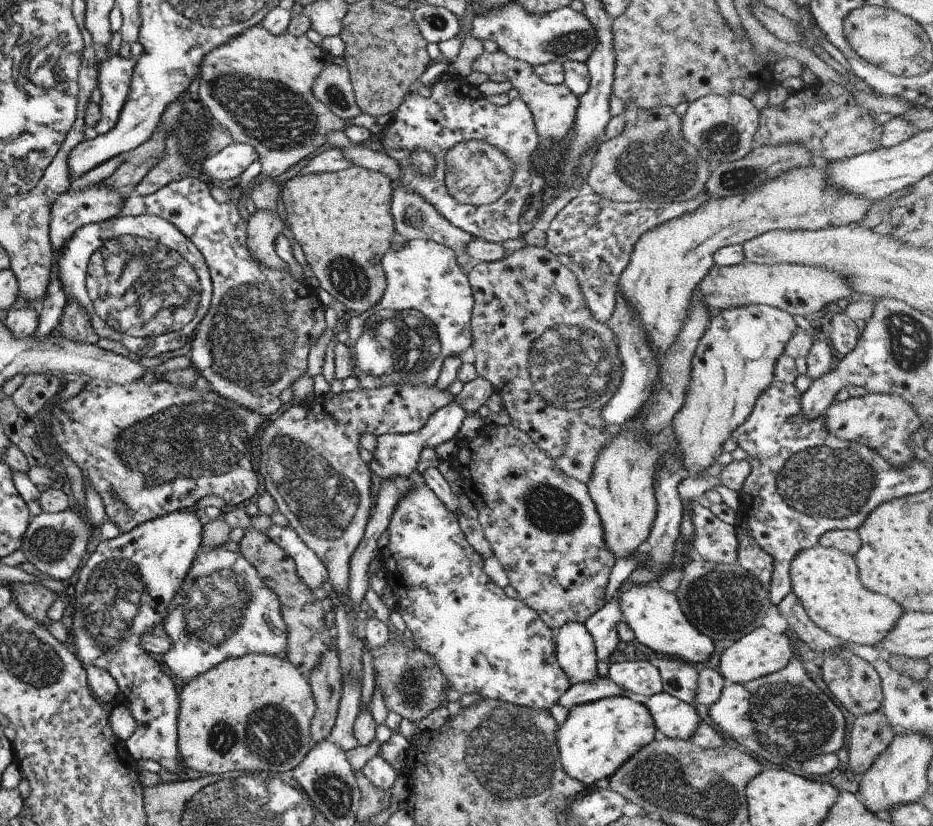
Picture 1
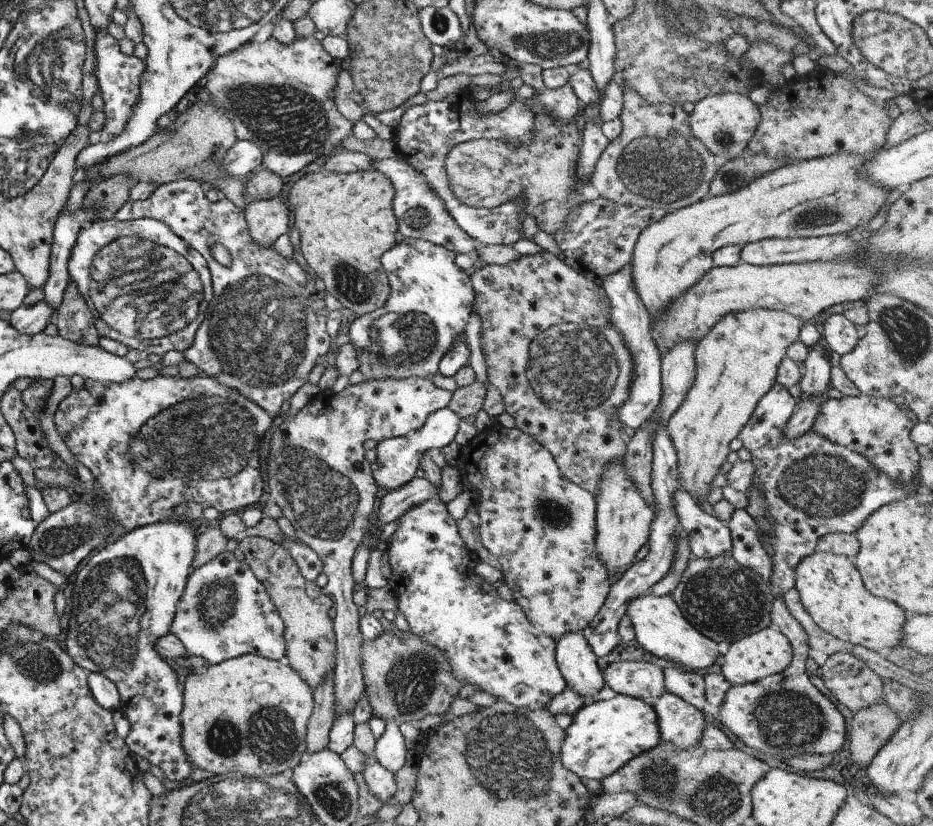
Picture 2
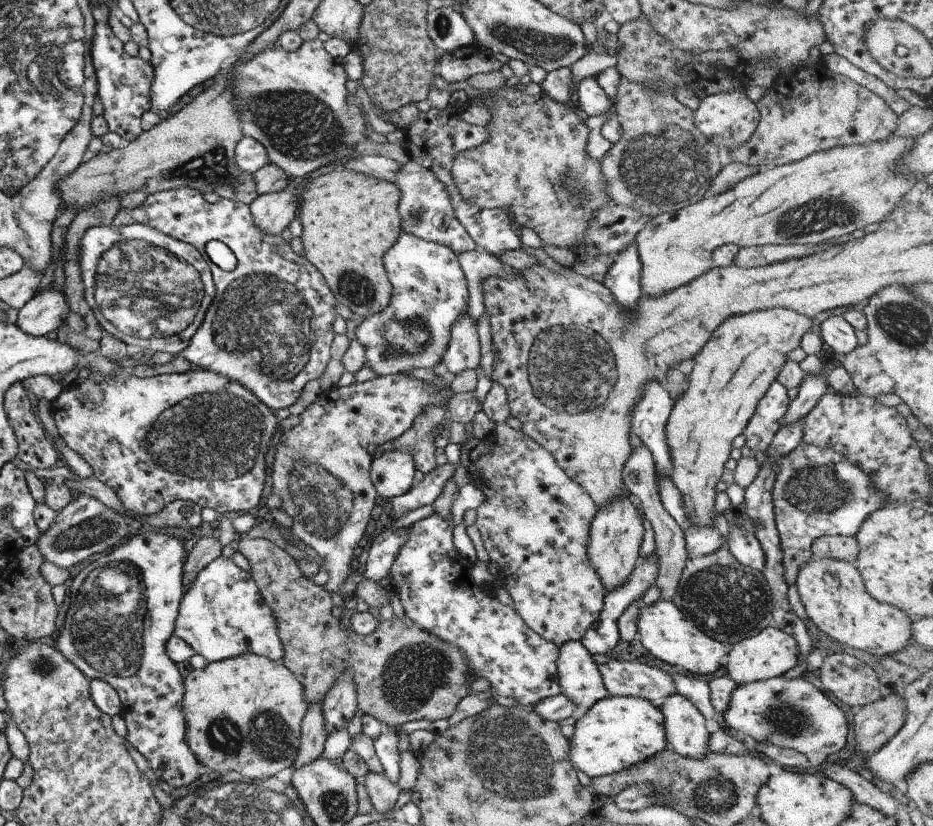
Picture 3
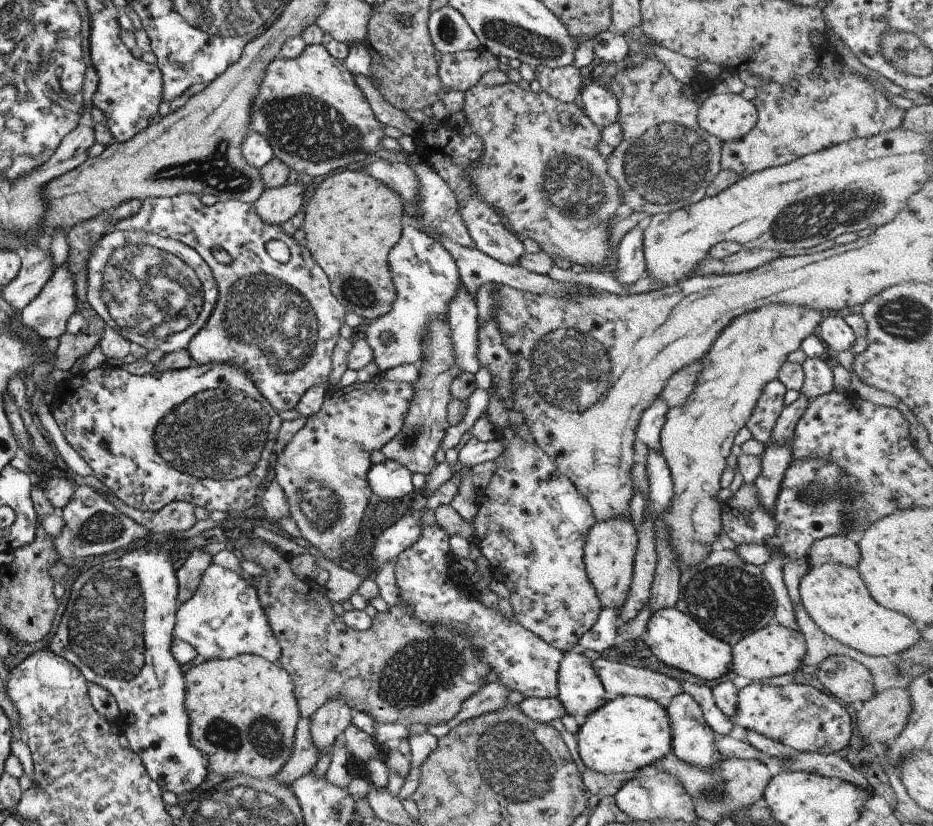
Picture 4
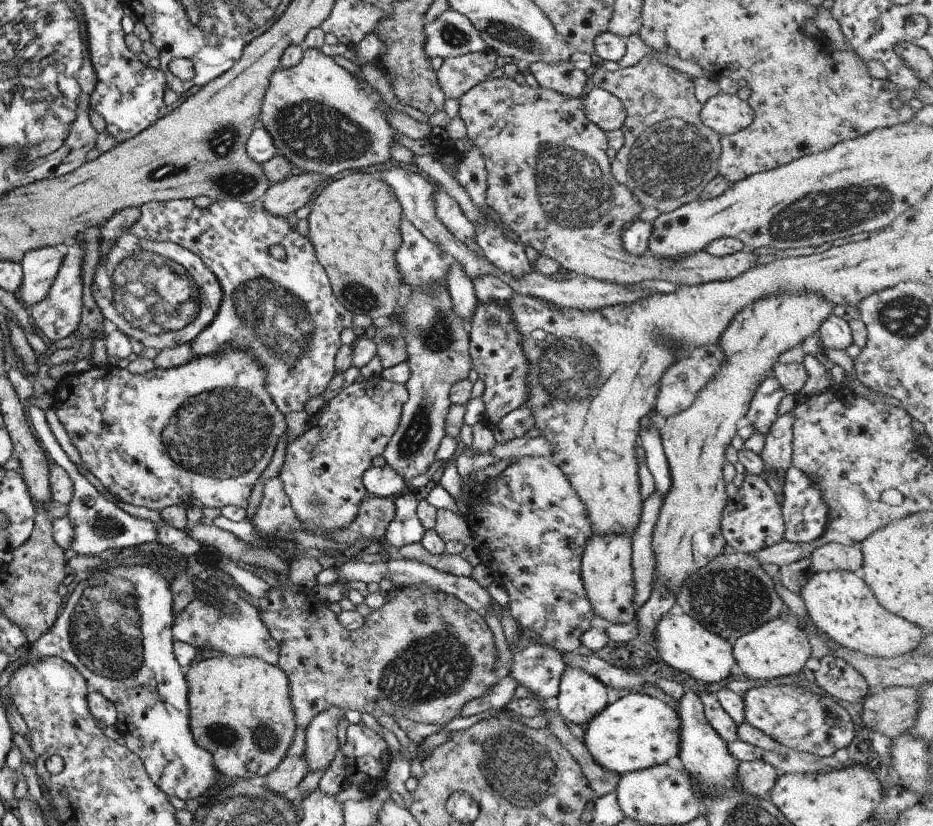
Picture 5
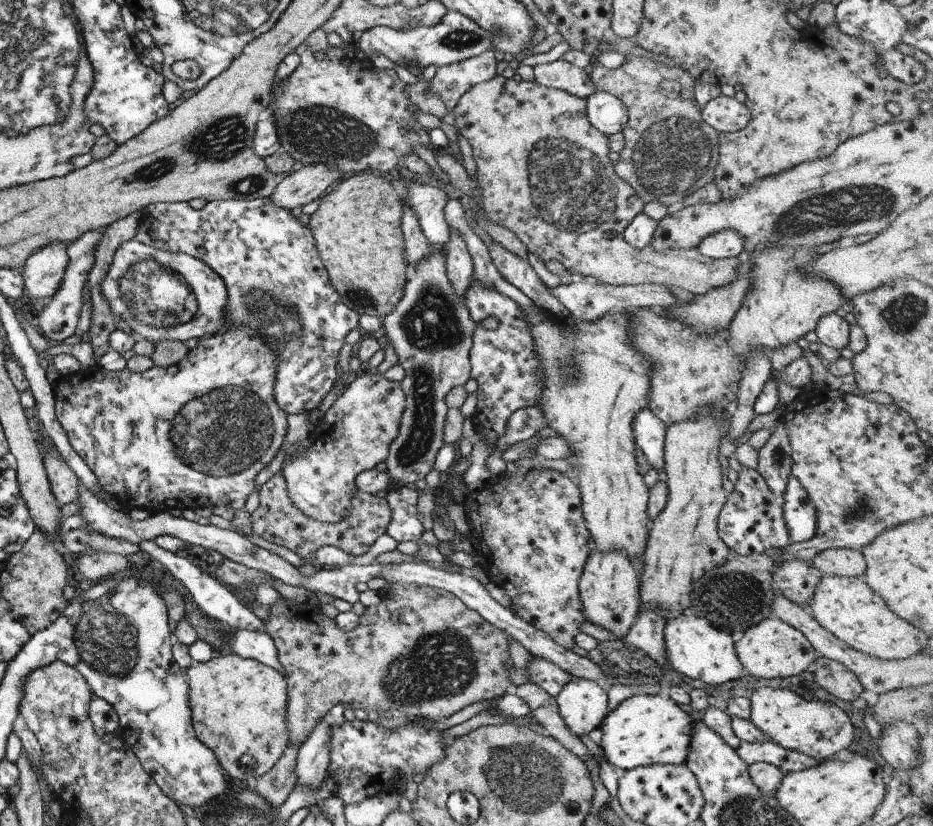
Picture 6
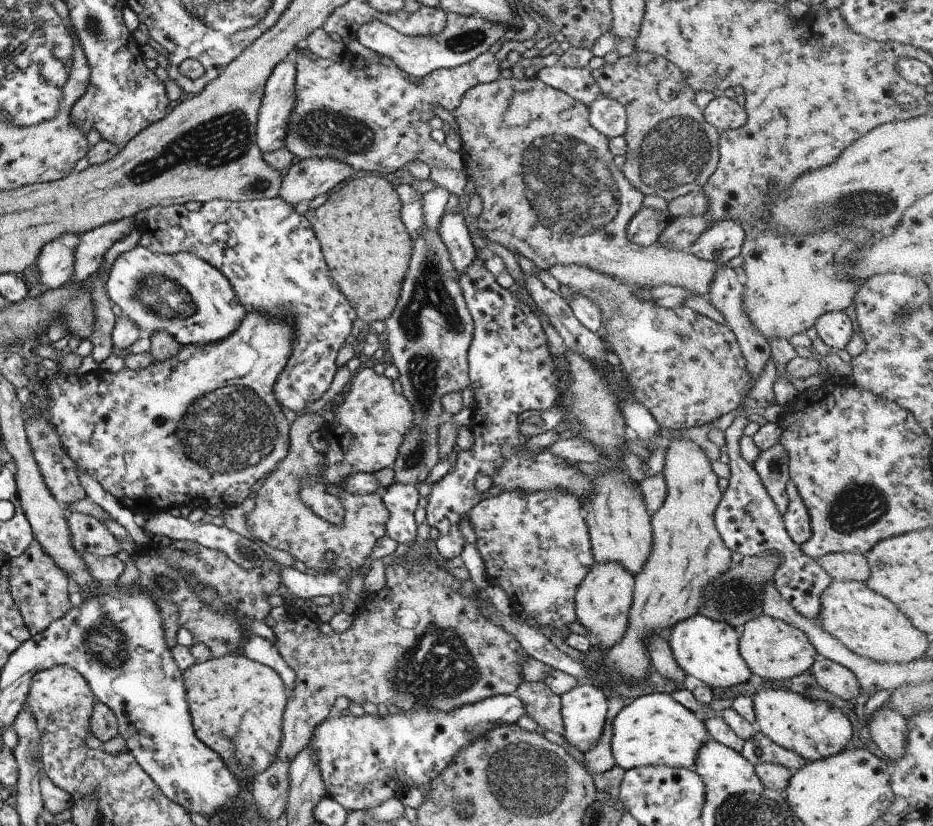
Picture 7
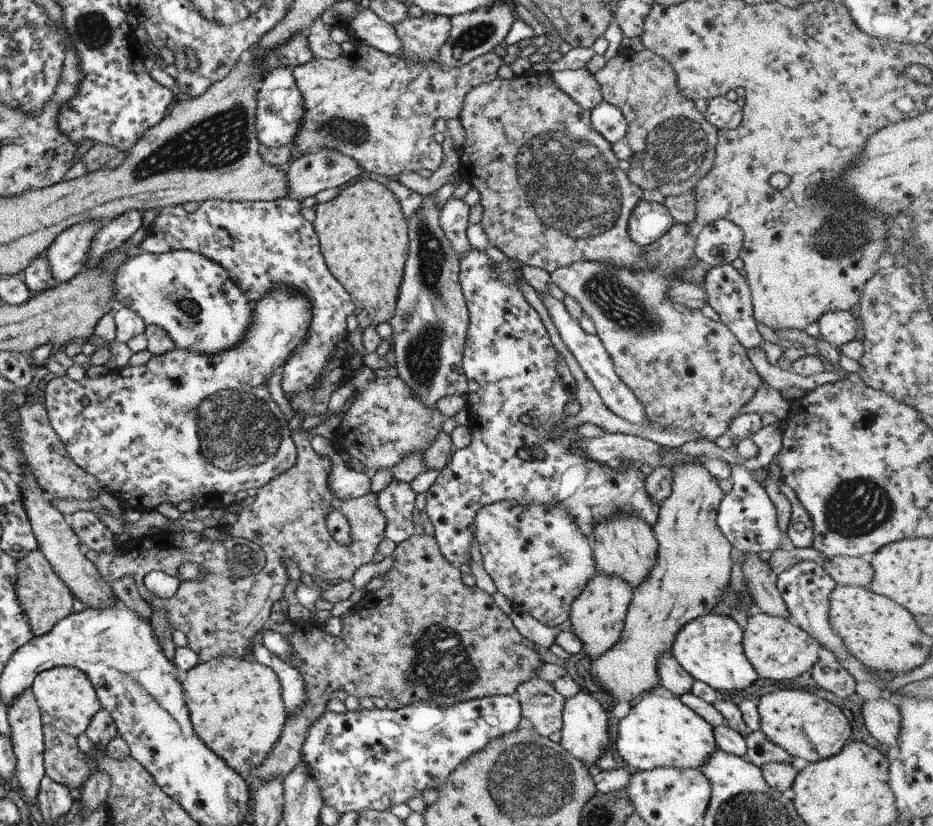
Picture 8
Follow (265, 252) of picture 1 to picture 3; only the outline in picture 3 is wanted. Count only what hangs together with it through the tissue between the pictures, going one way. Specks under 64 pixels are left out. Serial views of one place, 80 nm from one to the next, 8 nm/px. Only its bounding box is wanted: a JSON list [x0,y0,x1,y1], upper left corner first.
[249,190,299,234]

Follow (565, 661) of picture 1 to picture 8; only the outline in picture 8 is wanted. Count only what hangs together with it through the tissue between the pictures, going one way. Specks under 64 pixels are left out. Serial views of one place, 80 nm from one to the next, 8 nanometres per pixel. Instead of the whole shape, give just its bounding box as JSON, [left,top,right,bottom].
[560,691,610,765]

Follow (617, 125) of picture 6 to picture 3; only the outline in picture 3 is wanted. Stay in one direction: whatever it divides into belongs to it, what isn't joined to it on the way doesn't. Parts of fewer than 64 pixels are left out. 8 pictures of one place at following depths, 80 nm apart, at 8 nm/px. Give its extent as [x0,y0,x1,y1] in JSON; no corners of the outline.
[577,76,612,116]

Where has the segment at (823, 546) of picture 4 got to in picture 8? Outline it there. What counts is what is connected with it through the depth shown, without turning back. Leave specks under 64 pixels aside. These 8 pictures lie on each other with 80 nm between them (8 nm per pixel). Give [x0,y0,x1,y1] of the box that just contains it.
[821,555,873,589]

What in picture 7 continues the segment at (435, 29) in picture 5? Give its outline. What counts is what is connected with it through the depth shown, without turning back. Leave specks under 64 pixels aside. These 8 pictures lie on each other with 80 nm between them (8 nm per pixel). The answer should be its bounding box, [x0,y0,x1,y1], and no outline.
[355,13,506,78]

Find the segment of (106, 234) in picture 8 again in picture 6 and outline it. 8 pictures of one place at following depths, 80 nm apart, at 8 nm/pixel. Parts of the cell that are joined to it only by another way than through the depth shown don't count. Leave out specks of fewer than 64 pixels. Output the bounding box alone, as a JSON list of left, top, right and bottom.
[32,229,104,344]

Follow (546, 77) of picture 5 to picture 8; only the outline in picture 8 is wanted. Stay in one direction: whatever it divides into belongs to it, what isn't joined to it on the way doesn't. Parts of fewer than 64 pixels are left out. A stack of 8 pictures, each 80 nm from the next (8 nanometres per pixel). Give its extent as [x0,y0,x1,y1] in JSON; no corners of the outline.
[549,68,603,109]

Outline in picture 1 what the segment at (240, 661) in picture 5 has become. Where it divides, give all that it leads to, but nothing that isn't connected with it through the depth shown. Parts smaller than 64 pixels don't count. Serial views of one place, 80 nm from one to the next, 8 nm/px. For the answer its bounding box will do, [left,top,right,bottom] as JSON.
[176,653,316,775]

